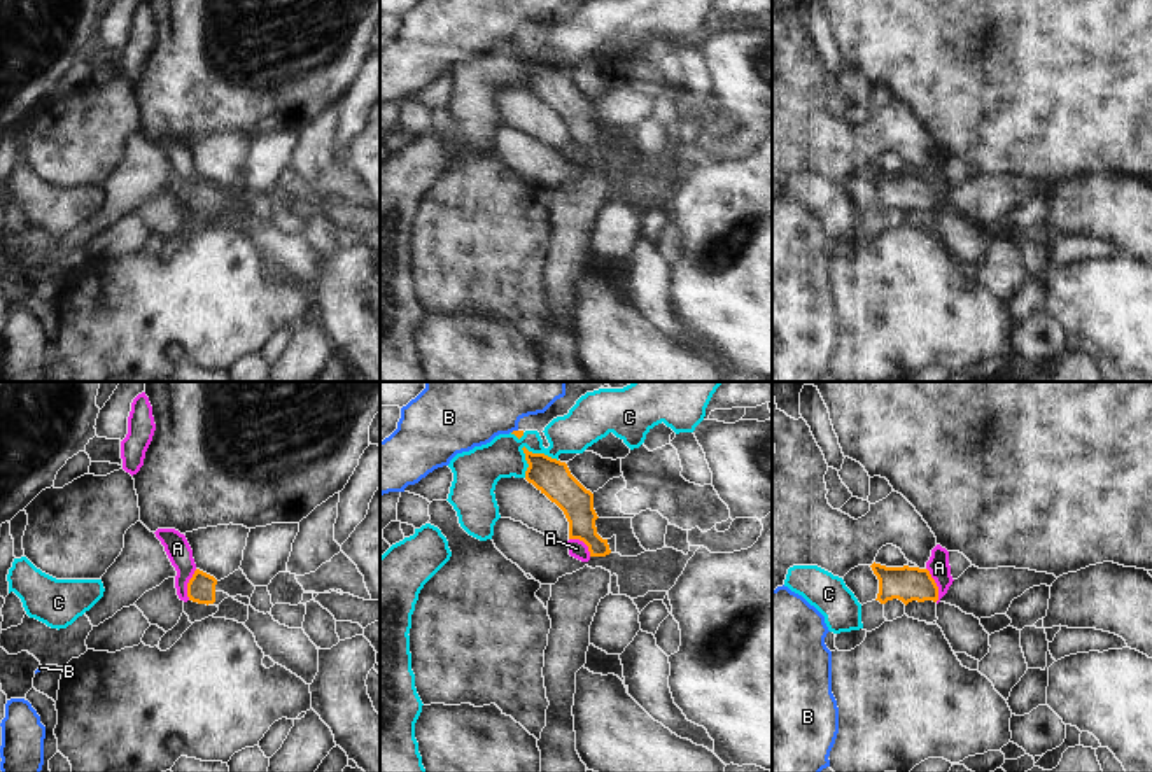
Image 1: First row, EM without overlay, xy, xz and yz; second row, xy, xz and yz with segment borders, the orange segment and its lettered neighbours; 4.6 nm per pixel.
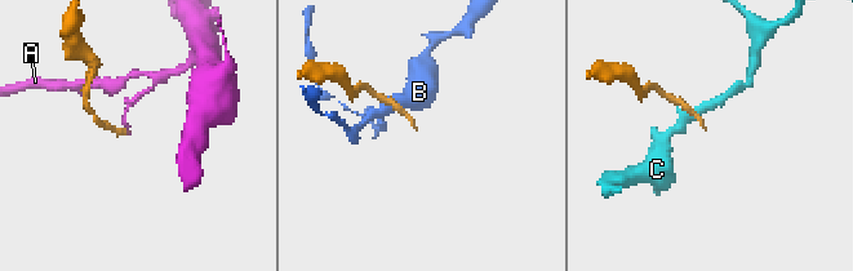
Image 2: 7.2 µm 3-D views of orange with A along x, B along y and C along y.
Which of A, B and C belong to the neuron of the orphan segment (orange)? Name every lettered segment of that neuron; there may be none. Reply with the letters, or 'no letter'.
no letter.

